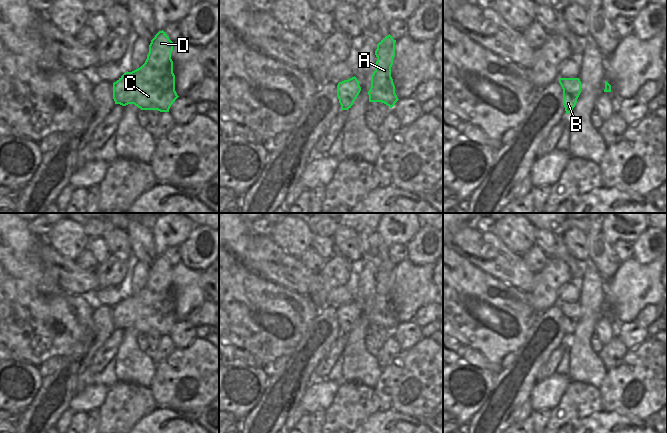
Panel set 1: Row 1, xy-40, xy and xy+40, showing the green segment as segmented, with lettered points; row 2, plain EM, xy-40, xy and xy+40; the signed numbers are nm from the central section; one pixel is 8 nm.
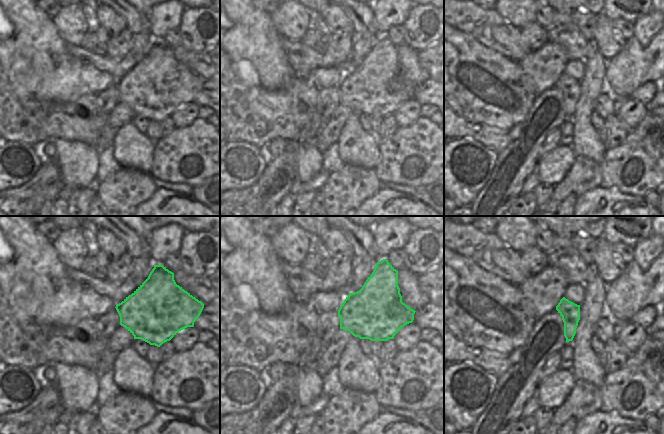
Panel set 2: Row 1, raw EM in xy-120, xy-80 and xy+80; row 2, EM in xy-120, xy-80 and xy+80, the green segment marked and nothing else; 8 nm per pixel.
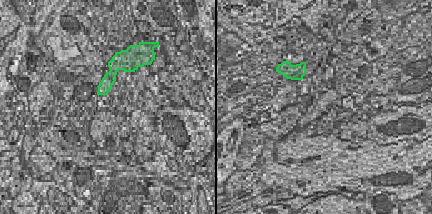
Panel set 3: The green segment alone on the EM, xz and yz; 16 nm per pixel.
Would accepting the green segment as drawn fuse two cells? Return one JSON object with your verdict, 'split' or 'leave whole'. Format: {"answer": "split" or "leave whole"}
{"answer": "leave whole"}

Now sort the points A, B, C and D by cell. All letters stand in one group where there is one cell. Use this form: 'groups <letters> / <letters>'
groups A B C D

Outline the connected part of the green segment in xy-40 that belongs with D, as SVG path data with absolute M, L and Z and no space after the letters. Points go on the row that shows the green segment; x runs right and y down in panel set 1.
M162 30L151 40L149 53L145 63L132 72L125 72L113 83L113 99L115 104L126 106L134 104L141 110L158 110L169 112L171 105L179 97L175 91L175 75L171 53L173 42Z

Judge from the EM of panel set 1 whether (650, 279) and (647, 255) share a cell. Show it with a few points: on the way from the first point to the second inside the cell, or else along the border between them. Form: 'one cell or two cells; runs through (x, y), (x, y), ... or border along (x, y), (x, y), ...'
two cells; border along (633, 257), (640, 263), (650, 263), (656, 258)

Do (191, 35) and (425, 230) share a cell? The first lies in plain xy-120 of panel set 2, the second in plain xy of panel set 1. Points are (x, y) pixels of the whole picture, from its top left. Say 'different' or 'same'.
same

